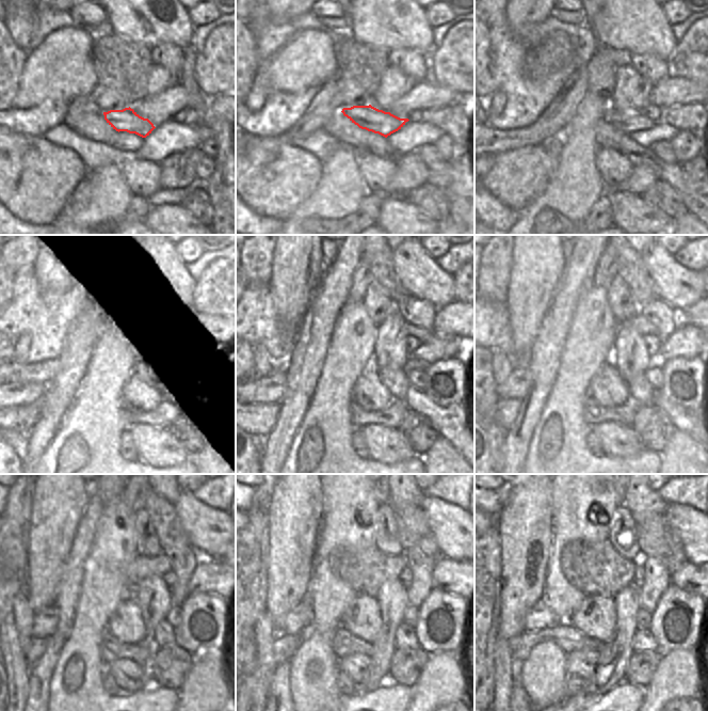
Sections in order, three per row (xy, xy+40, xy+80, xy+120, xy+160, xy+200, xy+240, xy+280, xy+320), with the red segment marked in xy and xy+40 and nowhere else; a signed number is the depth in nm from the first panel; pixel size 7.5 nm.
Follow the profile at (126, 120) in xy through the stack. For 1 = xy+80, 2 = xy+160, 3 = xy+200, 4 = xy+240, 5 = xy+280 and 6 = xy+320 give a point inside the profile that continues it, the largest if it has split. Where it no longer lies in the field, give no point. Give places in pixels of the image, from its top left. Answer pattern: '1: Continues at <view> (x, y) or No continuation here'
1: Continues at xy+80 (626, 123)
2: Continues at xy+160 (436, 348)
3: Continues at xy+200 (688, 341)
4: Continues at xy+240 (211, 577)
5: Continues at xy+280 (452, 577)
6: Continues at xy+320 (691, 578)

